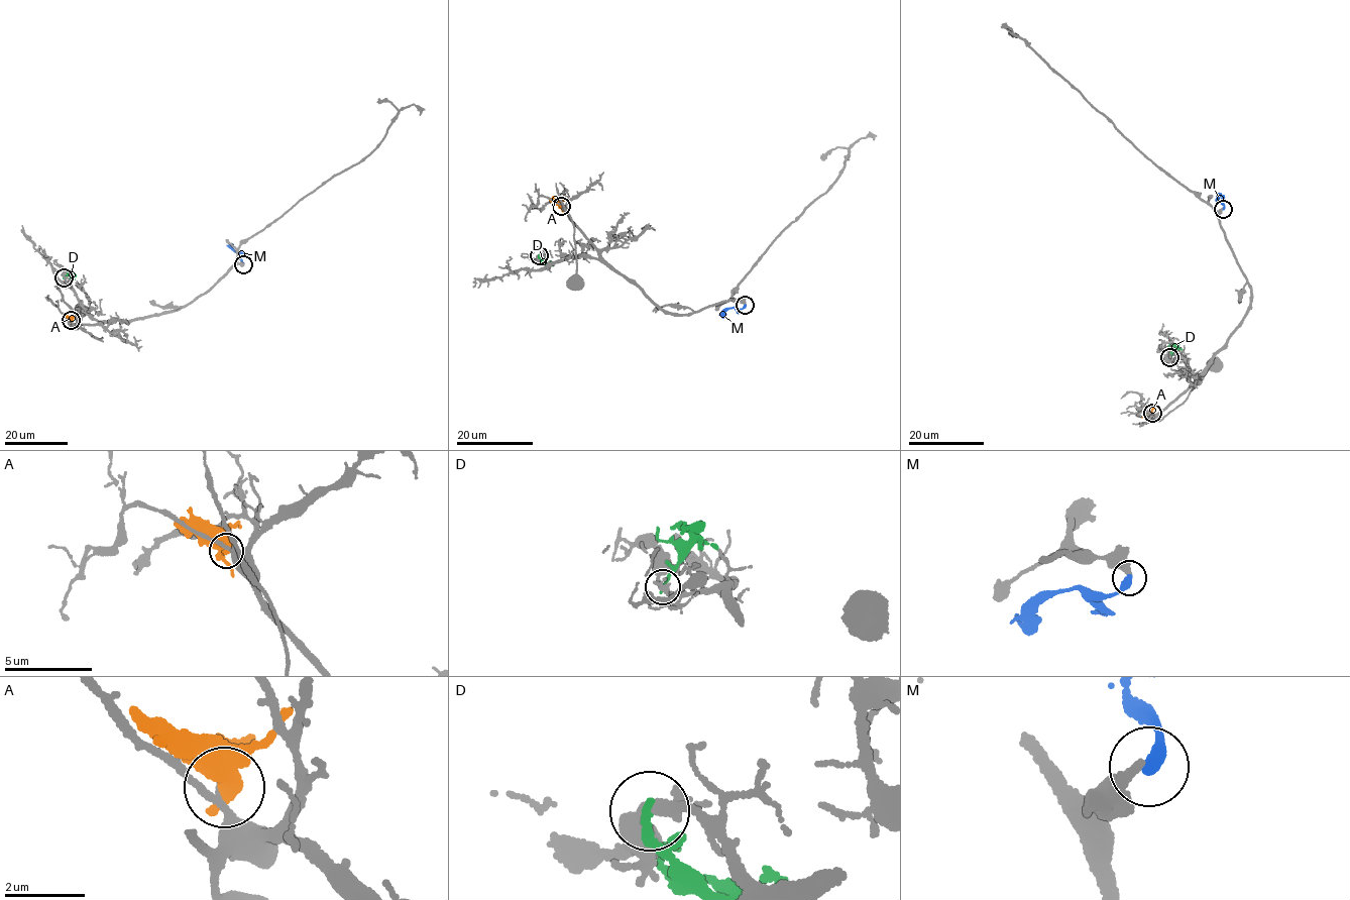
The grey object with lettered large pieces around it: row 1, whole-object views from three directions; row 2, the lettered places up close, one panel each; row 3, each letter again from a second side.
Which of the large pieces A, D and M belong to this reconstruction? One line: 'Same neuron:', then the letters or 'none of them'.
Same neuron: none of them

